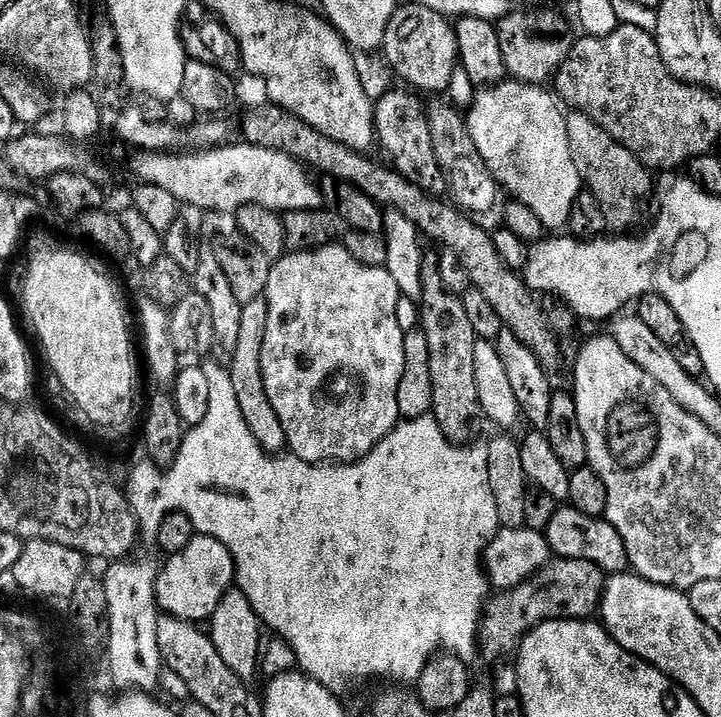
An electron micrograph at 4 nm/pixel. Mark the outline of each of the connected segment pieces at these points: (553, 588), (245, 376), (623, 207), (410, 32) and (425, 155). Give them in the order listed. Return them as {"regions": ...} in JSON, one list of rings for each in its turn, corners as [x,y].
{"regions":[[[[553,558],[540,572],[536,572],[526,582],[513,588],[497,591],[484,606],[484,615],[480,618],[478,648],[490,659],[496,660],[503,652],[515,653],[531,628],[536,628],[547,620],[582,620],[591,617],[599,609],[600,599],[604,597],[606,574],[594,562],[585,560],[562,560]]],[[[263,298],[246,302],[243,306],[238,350],[234,350],[230,365],[230,382],[234,382],[234,394],[238,394],[242,418],[246,426],[250,426],[254,438],[260,441],[265,452],[280,454],[285,451],[288,439],[282,430],[282,422],[278,422],[278,414],[274,414],[274,406],[270,406],[270,398],[266,398],[266,382],[262,378],[262,342],[266,342],[266,321],[270,318],[270,310]]],[[[567,113],[566,138],[570,138],[570,158],[574,158],[574,166],[582,178],[583,187],[592,192],[594,198],[598,198],[598,206],[602,206],[607,231],[624,234],[635,229],[632,227],[640,216],[640,207],[652,192],[653,173],[645,168],[634,153],[606,134],[606,130],[602,130],[602,126],[598,126],[598,122],[586,114]]],[[[418,2],[401,3],[386,26],[386,38],[382,49],[383,59],[393,73],[400,76],[413,89],[424,92],[447,93],[460,62],[458,38],[453,21]]],[[[391,90],[381,100],[375,101],[376,138],[379,147],[384,147],[392,155],[391,167],[398,174],[402,174],[402,178],[406,178],[424,192],[440,196],[446,190],[446,177],[434,154],[434,138],[430,138],[428,110],[425,101],[419,100],[419,95],[408,92]]]]}

